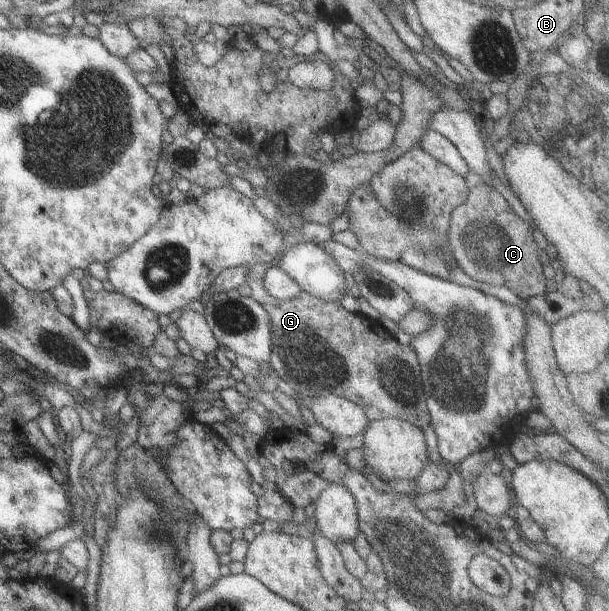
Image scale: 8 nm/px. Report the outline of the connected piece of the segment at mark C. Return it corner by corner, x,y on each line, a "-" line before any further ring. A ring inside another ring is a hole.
466,172
463,175
468,193
467,198
449,213
447,227
447,247
452,251
457,266
468,278
478,282
488,283
496,287
507,287
521,300
540,295
545,292
542,264
538,260
538,247
532,236
532,228
511,210
506,199
491,188
477,173

